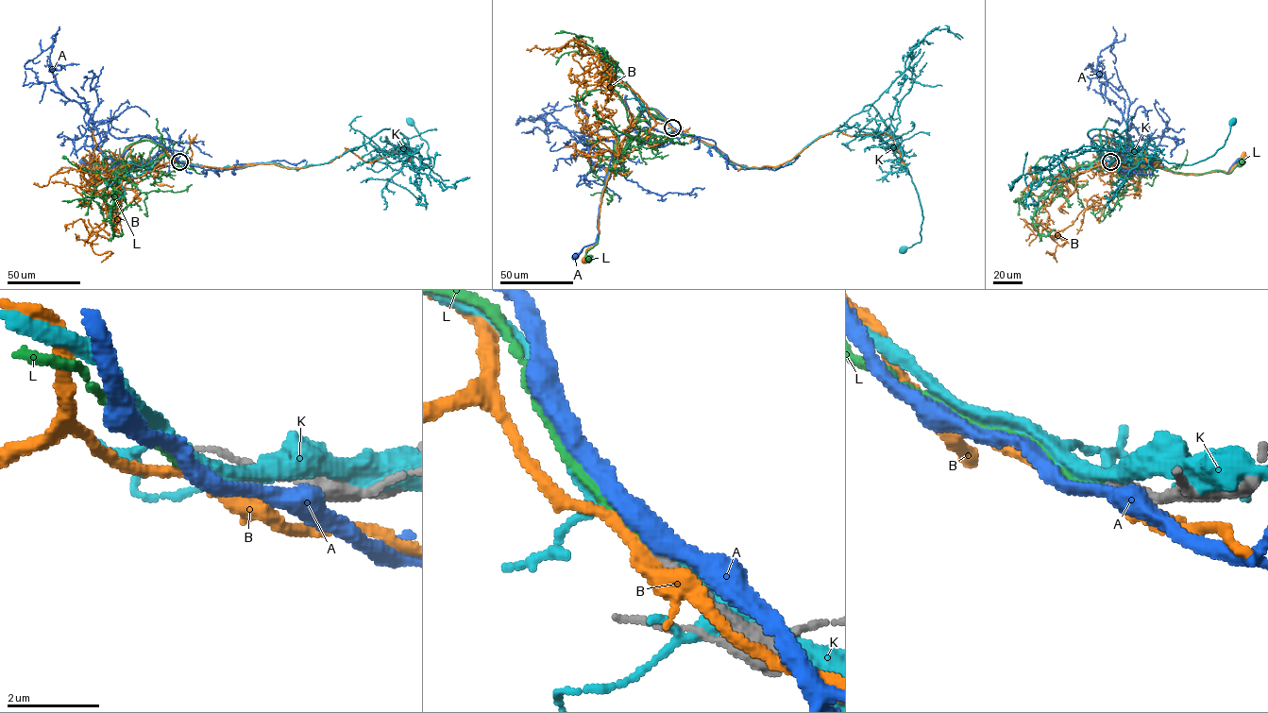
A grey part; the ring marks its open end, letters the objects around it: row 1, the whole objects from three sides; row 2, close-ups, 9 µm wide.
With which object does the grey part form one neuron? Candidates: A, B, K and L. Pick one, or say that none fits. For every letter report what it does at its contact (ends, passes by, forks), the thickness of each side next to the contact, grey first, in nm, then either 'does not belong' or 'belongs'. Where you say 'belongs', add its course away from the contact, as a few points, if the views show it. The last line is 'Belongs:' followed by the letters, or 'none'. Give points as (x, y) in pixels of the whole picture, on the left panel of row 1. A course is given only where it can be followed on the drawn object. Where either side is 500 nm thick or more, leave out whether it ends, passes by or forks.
A: it passes by; 280 nm thick on the grey side, 400 nm on the other; does not belong
B: it forks there; 300 nm thick on the grey side, 360 nm on the other; does not belong
K: it passes by; 260 nm thick on the grey side, 360 nm on the other; does not belong
L: it ends there; 220 nm thick on the grey side, 200 nm on the other; belongs; it runs (179, 161), (149, 140), (127, 145), (124, 166), (109, 173), (98, 173), (93, 166), (95, 161)
Belongs: L

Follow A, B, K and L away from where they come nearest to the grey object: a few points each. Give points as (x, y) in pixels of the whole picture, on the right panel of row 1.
A: (1111, 162), (1092, 145), (1095, 135), (1111, 138), (1125, 161), (1142, 161), (1176, 173), (1226, 173), (1239, 161)
B: (1111, 162), (1099, 153), (1092, 144), (1094, 140), (1112, 144), (1134, 166), (1185, 175), (1227, 173), (1242, 158)
K: (1110, 161), (1151, 163), (1120, 163), (1088, 132), (1111, 129), (1129, 153), (1191, 164), (1223, 145), (1232, 121)
L: (1110, 161), (1092, 146), (1094, 140), (1118, 145), (1137, 166), (1175, 172), (1226, 173), (1242, 161)

